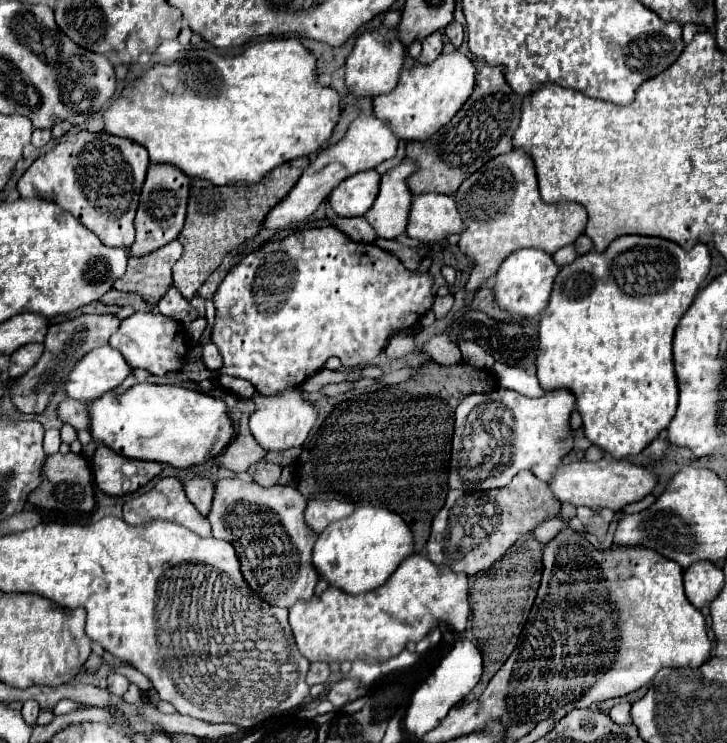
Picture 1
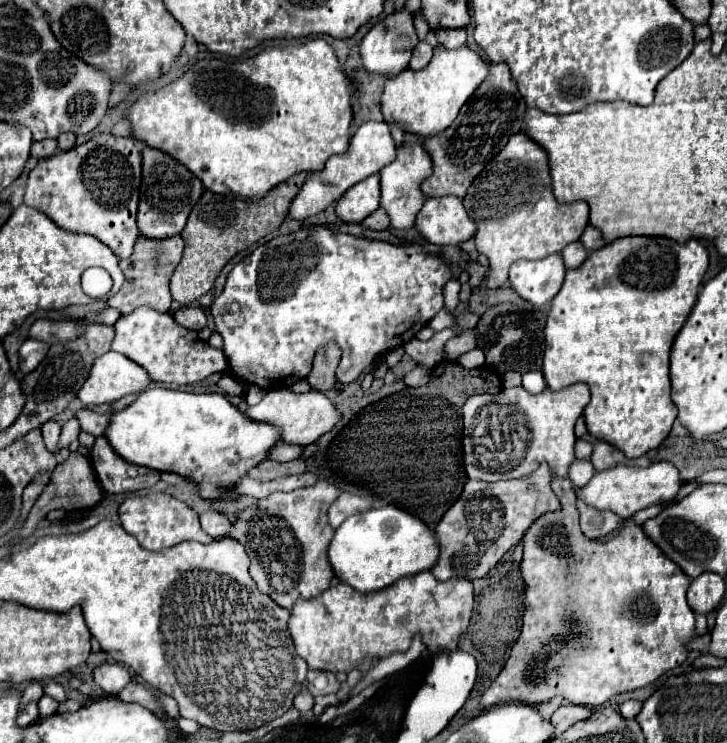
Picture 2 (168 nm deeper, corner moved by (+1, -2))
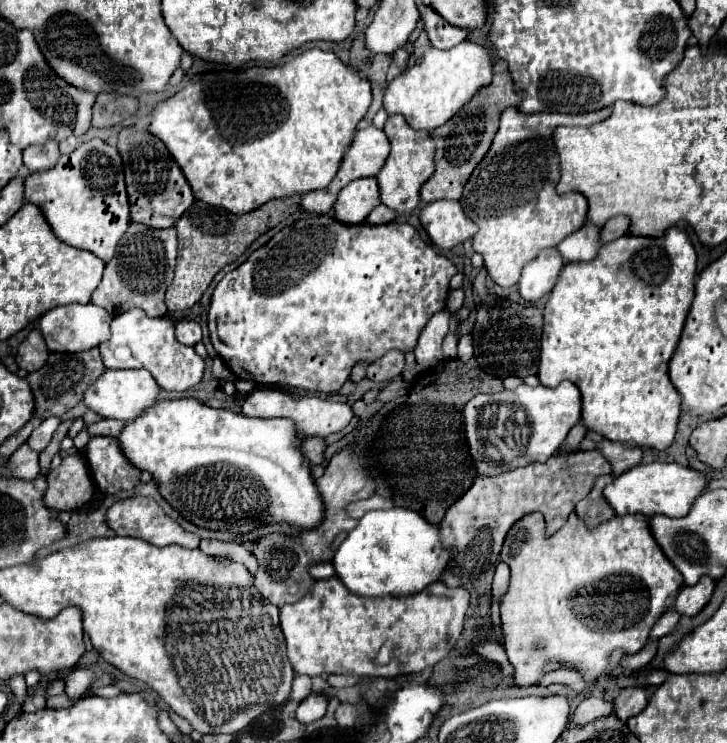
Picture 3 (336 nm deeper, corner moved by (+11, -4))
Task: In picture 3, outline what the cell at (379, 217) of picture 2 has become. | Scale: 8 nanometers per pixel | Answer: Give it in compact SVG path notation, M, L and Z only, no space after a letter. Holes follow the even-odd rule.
M378 205L378 207L374 207L372 213L368 215L366 223L370 223L370 225L382 225L382 223L390 223L390 221L394 221L394 219L396 219L396 213L394 213L392 209L388 209L388 207L384 207L384 205Z

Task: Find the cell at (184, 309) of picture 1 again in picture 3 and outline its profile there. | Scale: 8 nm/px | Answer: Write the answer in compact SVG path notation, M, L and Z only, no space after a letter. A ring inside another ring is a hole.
M182 319L176 323L176 339L184 345L196 345L202 339L202 331L200 325L196 321L190 319Z

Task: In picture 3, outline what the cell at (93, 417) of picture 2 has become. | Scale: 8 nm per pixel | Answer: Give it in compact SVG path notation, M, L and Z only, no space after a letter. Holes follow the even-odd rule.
M102 419L102 421L86 427L86 431L90 435L108 435L108 437L116 437L122 429L124 429L124 423L118 419Z

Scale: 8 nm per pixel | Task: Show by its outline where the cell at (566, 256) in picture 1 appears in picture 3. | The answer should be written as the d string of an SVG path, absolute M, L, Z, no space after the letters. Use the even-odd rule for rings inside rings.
M586 223L576 233L566 237L558 245L558 251L560 251L562 259L566 263L574 263L574 261L590 261L592 257L596 257L598 233L600 233L598 227L592 227L590 223Z

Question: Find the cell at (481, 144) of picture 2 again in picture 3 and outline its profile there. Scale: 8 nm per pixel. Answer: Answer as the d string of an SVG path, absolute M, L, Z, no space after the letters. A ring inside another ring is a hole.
M502 63L494 65L492 83L482 87L452 119L448 119L442 127L438 127L436 131L430 133L436 143L436 155L434 155L436 171L420 189L420 197L424 203L432 203L438 199L460 199L462 187L466 185L470 173L482 161L482 157L488 153L488 149L492 145L492 139L498 131L502 111L516 105L518 101L520 101L520 97L514 93L512 77L510 77L506 65L502 65Z

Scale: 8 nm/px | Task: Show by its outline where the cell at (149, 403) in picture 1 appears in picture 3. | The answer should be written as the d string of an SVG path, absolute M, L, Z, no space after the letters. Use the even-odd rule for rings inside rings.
M160 399L128 421L116 439L124 457L134 467L152 473L162 497L200 527L248 533L268 521L290 523L296 529L320 523L322 503L310 477L310 461L302 457L302 439L292 435L292 423L286 419L252 419L228 409L208 407L198 399Z

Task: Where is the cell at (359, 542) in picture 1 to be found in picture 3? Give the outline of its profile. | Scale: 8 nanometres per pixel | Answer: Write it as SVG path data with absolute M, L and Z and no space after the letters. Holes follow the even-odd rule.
M392 507L392 509L368 511L358 521L358 525L352 531L348 531L346 539L334 553L332 565L334 565L340 581L352 593L364 595L364 597L384 597L384 595L410 595L410 593L424 589L428 583L432 583L440 577L440 571L446 567L448 557L450 557L448 551L444 551L444 547L440 547L438 527L430 525L416 511Z

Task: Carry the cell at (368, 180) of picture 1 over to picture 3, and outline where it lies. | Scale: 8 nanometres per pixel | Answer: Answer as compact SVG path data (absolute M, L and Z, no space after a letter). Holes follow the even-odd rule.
M374 177L356 179L340 191L334 203L334 215L340 223L358 225L368 217L368 213L376 205L380 205L380 193L378 193L376 179Z

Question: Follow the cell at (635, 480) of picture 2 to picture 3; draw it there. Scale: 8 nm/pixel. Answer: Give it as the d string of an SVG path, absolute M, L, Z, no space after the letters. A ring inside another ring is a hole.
M640 463L636 467L632 467L630 471L622 473L620 477L616 477L610 485L604 487L604 499L610 503L610 507L616 511L616 515L628 515L628 513L642 513L646 517L652 517L652 515L666 515L666 517L684 517L692 505L692 501L702 493L706 485L706 477L690 467L682 467L678 463Z

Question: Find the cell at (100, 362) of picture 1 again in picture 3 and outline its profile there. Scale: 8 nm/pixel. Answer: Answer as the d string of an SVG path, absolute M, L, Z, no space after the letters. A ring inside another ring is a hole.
M104 369L104 373L84 391L82 401L86 403L88 409L92 409L102 417L130 421L136 415L140 415L144 407L150 407L158 399L158 391L160 387L152 379L152 375L144 369Z

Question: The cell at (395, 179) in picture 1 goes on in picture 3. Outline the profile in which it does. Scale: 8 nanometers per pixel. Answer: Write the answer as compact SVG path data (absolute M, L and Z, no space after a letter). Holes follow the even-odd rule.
M400 115L388 117L388 121L384 125L384 133L390 139L392 151L390 151L384 167L376 175L378 187L380 187L380 201L386 207L394 209L398 215L408 215L418 207L418 203L420 203L418 191L420 191L422 183L434 171L434 143L432 143L428 131L416 131L416 129L408 127L408 123Z

